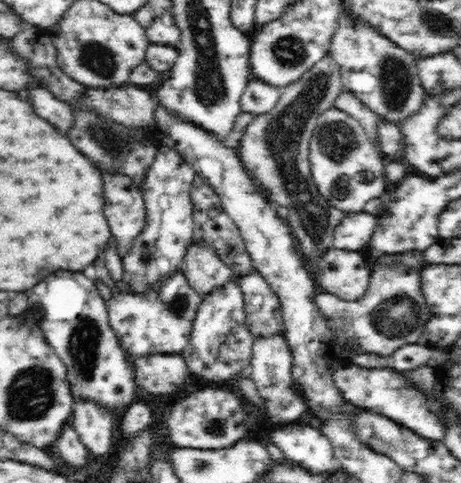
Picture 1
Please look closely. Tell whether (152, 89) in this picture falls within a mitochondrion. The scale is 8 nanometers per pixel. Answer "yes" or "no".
no

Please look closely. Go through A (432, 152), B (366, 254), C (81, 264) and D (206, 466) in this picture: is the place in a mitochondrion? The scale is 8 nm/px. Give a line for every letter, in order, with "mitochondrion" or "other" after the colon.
A: other
B: other
C: other
D: mitochondrion

